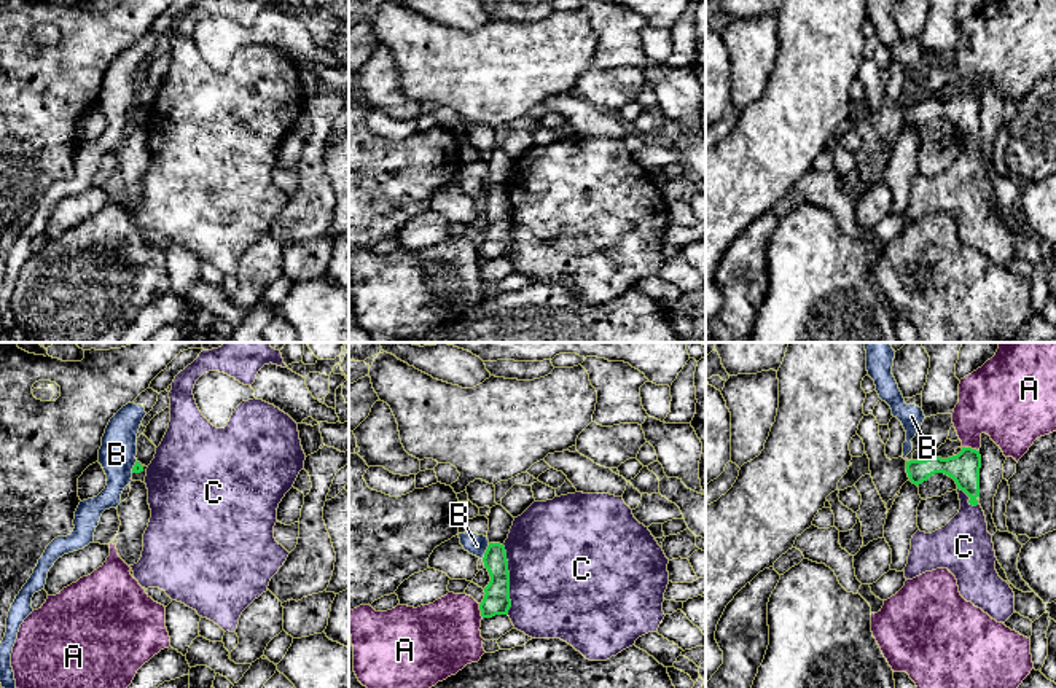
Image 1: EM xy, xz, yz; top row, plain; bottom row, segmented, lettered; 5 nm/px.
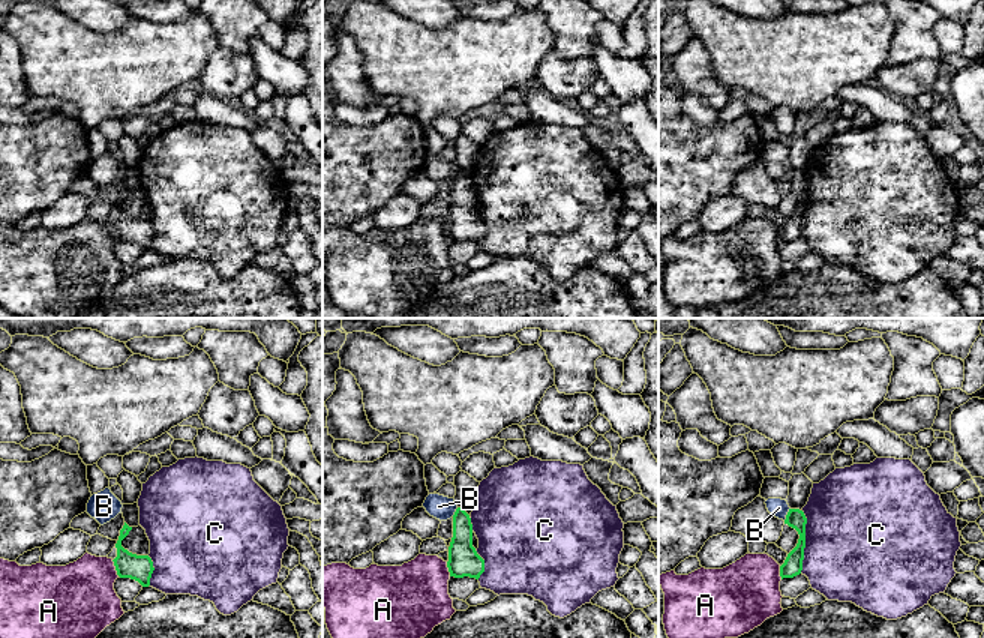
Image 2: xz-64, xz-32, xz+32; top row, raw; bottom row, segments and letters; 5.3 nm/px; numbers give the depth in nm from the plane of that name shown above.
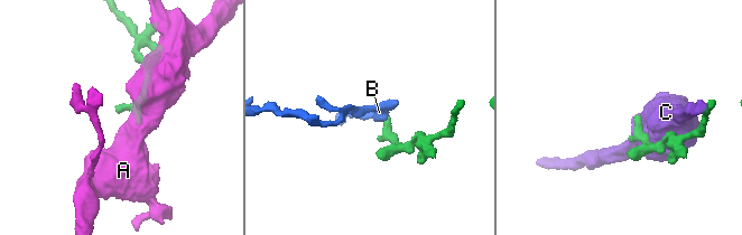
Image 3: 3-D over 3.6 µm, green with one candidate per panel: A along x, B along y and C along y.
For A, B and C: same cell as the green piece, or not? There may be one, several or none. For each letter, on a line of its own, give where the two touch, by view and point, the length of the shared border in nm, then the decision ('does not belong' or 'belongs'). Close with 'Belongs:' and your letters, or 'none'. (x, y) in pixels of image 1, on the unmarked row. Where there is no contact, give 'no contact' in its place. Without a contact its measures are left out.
A: yz (970, 91) | 90 nm | does not belong
B: xz (486, 195) | 90 nm | does not belong
C: xz (508, 223) | 360 nm | does not belong
Belongs: none

